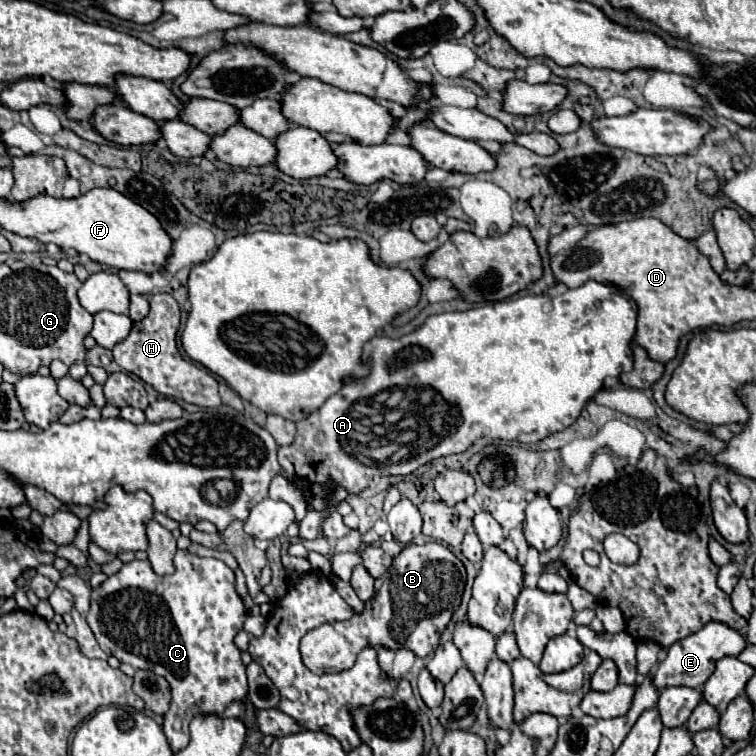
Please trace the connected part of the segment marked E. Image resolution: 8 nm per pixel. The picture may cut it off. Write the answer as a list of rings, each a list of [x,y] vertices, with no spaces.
[[[709,622],[693,636],[687,636],[669,648],[667,658],[657,666],[657,670],[653,674],[649,674],[651,682],[657,690],[667,688],[667,686],[689,686],[689,688],[701,690],[703,682],[707,682],[707,678],[713,674],[715,662],[723,656],[739,656],[739,652],[745,646],[747,646],[747,640],[737,630],[733,630],[721,622]]]

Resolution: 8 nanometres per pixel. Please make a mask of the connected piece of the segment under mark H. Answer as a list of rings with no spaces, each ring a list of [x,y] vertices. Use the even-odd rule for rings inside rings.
[[[153,294],[149,298],[149,304],[151,304],[151,310],[147,318],[143,318],[141,322],[135,322],[129,336],[113,348],[115,362],[123,370],[139,376],[143,382],[147,382],[167,398],[181,398],[189,404],[197,404],[205,408],[221,406],[217,380],[205,368],[193,366],[193,362],[181,358],[177,350],[175,336],[177,336],[181,312],[175,298],[169,294]]]

